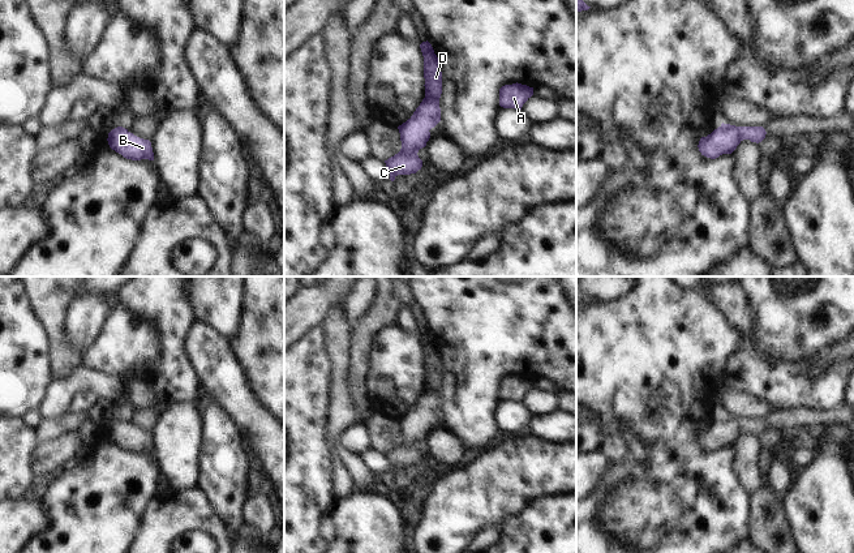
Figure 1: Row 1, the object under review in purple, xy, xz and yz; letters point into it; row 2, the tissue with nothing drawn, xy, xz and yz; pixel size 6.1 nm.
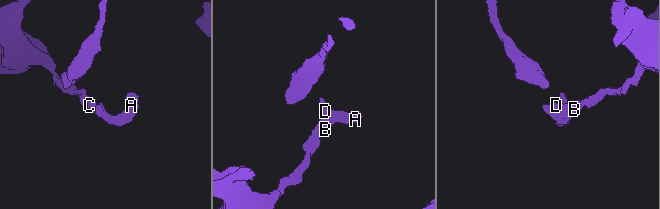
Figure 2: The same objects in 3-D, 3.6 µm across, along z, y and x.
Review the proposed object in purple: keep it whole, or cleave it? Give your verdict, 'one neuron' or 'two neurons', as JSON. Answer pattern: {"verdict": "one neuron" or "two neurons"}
{"verdict": "one neuron"}

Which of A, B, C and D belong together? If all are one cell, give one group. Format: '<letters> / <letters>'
A B C D

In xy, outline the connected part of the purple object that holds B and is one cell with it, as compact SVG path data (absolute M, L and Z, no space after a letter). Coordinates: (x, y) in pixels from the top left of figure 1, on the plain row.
M117 419L108 425L108 437L112 442L121 446L126 451L154 453L151 434L140 430L123 419Z

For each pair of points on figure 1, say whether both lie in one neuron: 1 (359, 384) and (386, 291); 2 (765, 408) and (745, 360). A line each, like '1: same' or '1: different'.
1: same
2: different

